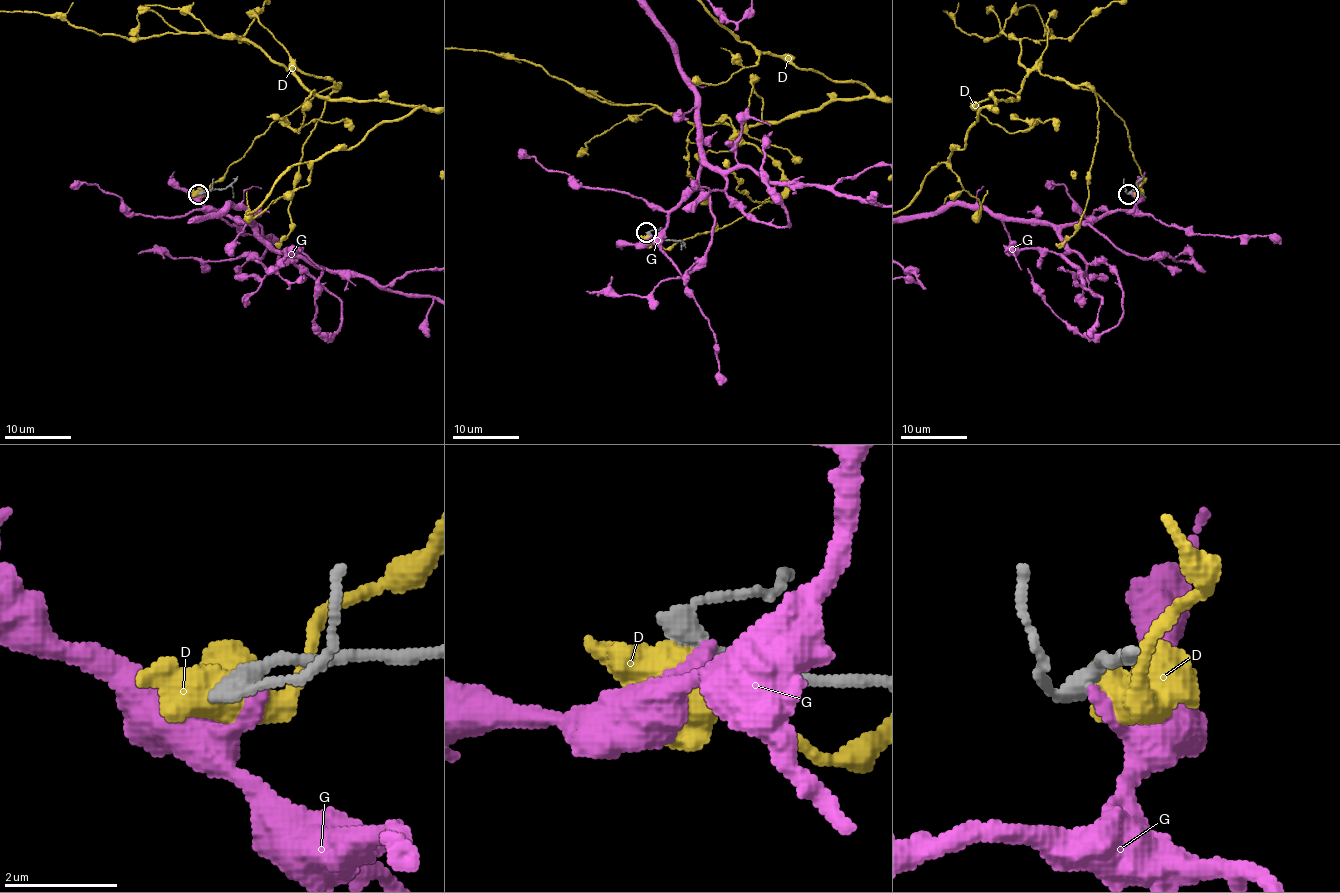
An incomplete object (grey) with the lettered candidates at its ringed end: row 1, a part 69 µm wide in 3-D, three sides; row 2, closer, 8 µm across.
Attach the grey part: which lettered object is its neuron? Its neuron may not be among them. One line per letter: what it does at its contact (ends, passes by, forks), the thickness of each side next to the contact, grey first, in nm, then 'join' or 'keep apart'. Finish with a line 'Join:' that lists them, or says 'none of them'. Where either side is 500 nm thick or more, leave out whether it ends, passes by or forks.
D: calibres 320 and 800 nm; keep apart
G: it ends; calibres 320 and 240 nm; keep apart
Join: none of them

